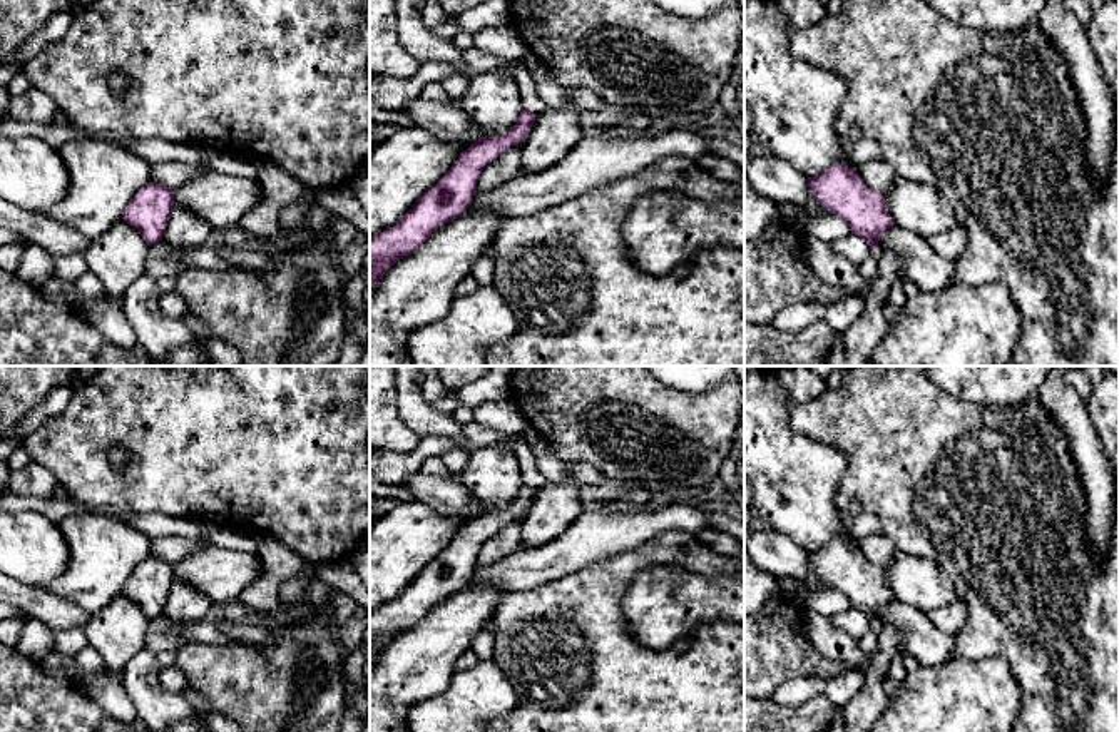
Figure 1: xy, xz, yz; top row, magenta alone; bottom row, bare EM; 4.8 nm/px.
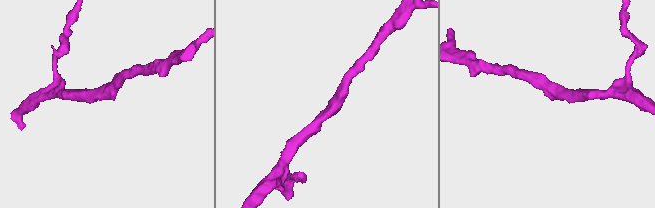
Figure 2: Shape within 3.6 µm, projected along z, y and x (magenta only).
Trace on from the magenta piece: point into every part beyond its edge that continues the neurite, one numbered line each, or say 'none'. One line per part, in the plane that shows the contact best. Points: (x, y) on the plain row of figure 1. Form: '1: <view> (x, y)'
none

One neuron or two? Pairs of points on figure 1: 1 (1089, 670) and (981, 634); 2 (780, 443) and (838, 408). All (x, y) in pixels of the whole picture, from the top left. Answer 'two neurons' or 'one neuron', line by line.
1: one neuron
2: two neurons

